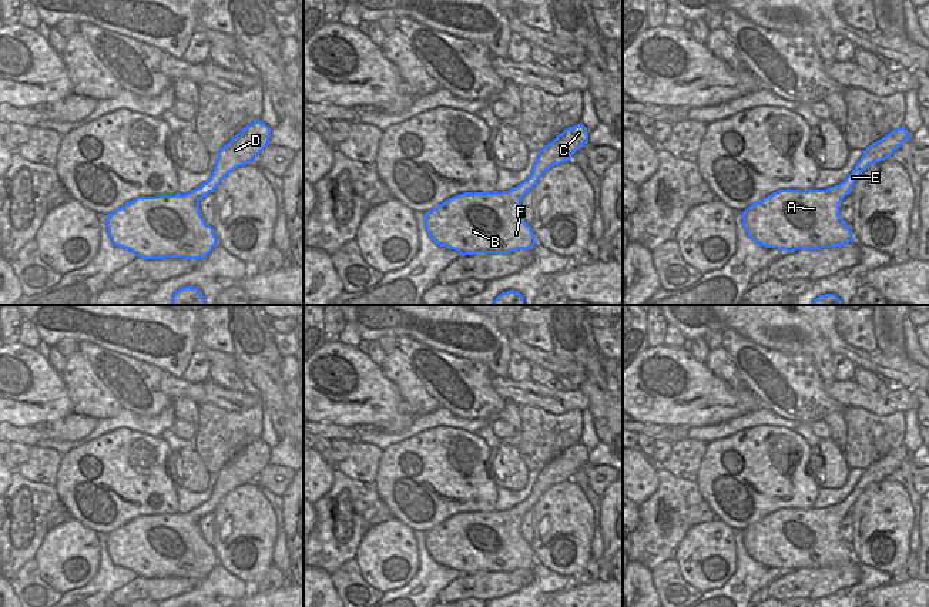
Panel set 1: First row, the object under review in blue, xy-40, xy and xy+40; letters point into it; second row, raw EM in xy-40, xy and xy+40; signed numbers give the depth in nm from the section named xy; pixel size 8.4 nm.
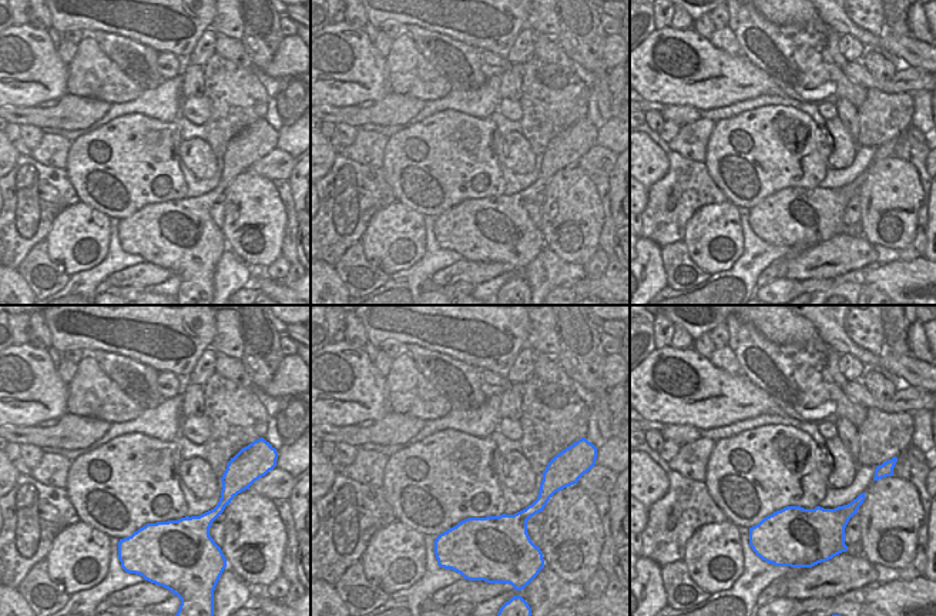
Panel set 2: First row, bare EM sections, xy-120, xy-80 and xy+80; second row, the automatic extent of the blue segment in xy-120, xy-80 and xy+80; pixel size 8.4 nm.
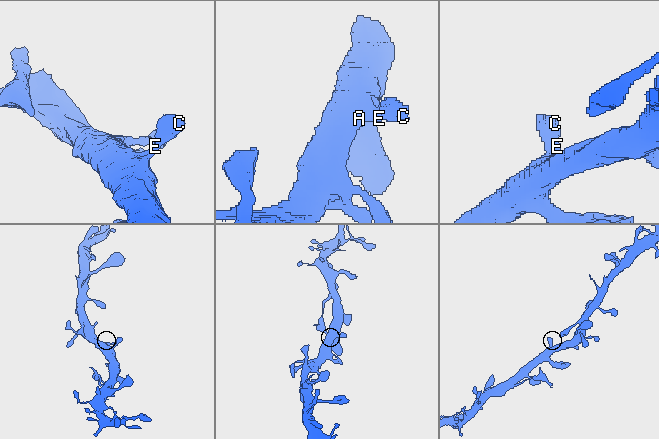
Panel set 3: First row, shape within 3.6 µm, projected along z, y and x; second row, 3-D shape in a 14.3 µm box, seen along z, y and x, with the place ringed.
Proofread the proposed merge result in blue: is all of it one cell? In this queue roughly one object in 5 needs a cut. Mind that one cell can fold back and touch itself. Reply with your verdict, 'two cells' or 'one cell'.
one cell

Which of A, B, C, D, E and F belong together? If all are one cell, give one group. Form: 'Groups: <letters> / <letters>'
Groups: A B C D E F

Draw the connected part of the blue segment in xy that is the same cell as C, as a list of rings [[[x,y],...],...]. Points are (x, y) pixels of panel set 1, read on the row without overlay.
[[[580,442],[566,447],[539,470],[530,496],[509,510],[463,512],[425,533],[425,547],[435,563],[460,574],[510,573],[531,569],[537,560],[520,534],[523,516],[540,496],[588,463],[588,450]]]

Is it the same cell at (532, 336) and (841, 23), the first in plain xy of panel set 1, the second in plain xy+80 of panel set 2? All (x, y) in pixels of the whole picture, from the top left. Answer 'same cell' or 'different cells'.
different cells

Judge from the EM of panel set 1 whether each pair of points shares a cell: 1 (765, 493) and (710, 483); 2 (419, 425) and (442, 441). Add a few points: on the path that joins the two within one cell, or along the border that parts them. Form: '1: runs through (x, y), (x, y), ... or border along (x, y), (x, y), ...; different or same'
1: runs through (750, 470), (734, 446), (720, 460); same
2: border along (459, 429), (449, 426), (429, 428), (393, 442); different

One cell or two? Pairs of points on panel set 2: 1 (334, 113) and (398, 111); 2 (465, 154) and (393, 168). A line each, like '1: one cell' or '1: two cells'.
1: one cell
2: one cell

